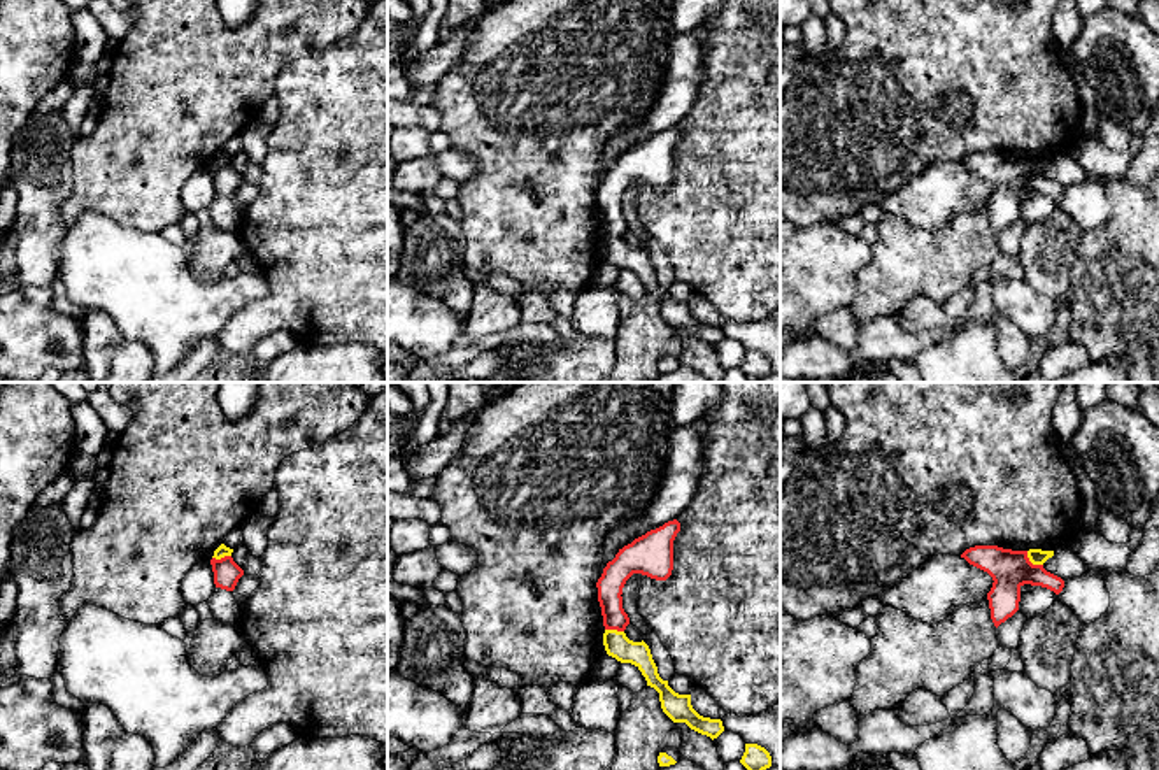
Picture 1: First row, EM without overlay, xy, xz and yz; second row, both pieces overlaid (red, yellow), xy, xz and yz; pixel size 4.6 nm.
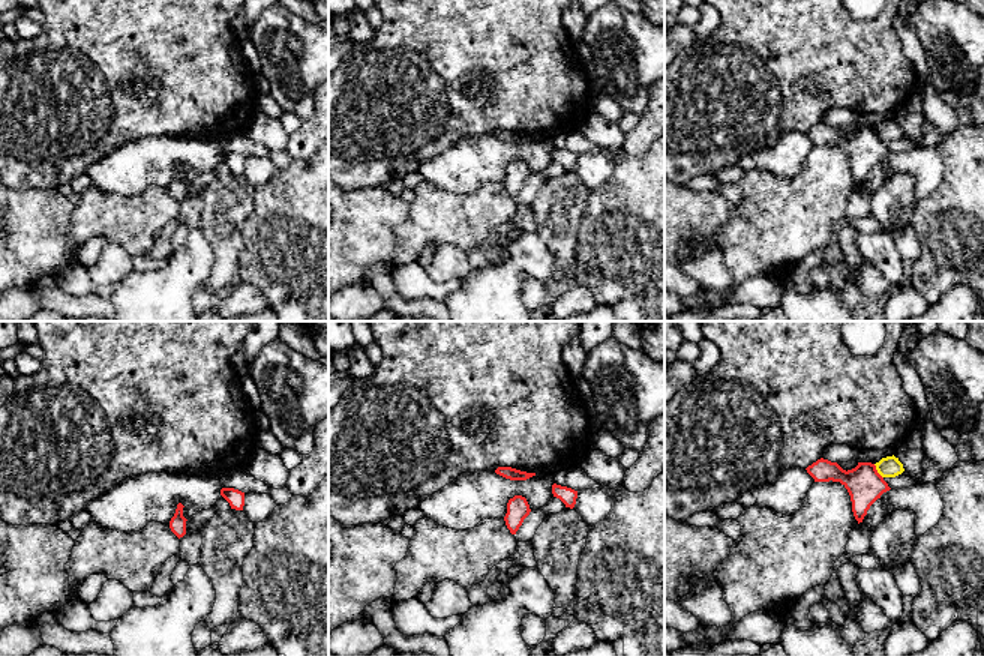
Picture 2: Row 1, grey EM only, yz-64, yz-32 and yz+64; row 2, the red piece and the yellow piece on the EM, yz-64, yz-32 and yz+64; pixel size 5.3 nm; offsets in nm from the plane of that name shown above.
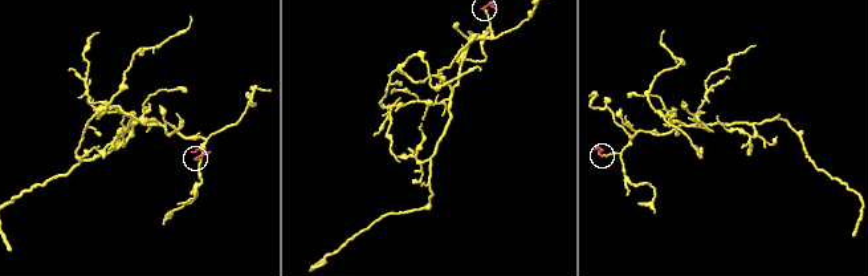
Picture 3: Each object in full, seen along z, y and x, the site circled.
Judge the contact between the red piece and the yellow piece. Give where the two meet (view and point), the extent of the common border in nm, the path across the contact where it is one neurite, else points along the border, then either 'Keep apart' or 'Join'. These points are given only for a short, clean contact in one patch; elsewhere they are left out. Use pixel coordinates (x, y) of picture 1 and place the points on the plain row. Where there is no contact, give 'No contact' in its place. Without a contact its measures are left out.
Touches red at yz (1030, 169). Shared border 100 nm. Boundary: yz (1026, 158), (1033, 171), (1042, 172). Keep apart

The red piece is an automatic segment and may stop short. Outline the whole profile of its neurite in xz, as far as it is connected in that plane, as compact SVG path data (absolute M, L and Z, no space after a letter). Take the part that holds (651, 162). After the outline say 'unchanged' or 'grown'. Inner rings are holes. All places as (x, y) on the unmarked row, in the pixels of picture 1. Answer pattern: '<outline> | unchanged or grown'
M677 126L647 139L619 156L596 189L605 237L624 239L629 225L622 216L622 195L633 181L666 188L673 177L673 147L680 139Z | unchanged

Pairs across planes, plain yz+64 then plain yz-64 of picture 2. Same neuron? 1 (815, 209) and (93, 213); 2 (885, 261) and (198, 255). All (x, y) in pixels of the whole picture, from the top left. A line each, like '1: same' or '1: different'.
1: same
2: same

